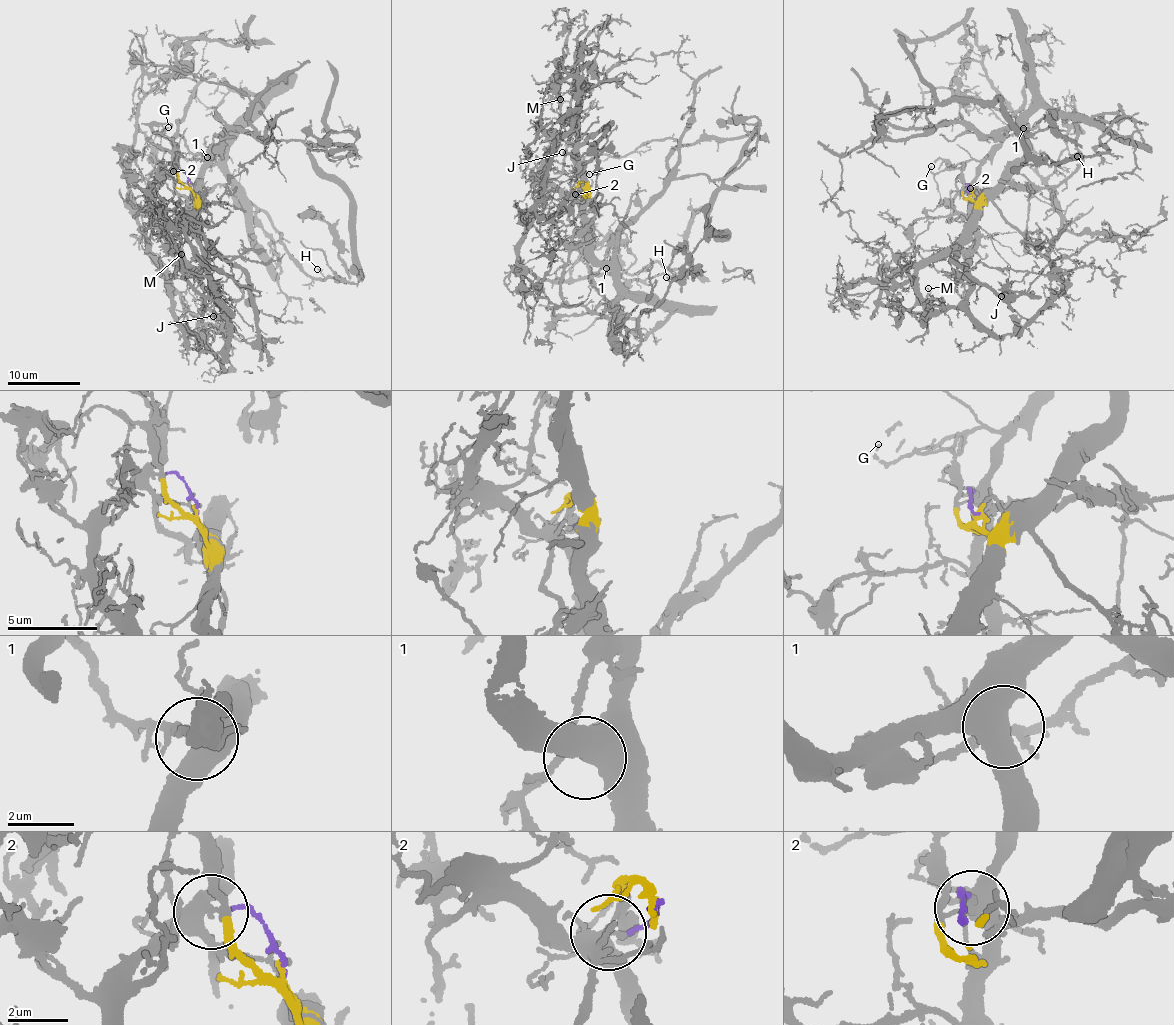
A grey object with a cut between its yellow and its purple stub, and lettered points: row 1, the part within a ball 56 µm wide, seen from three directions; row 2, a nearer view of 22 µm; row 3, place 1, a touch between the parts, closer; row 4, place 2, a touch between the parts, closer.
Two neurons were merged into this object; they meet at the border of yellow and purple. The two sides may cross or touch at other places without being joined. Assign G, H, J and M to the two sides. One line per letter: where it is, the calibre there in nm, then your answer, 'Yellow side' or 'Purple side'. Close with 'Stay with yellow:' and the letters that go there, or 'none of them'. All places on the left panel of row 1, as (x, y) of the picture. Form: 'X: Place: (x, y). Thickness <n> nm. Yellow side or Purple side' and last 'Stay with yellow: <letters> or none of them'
G: Place: (168, 127). Thickness 140 nm. Yellow side
H: Place: (317, 269). Thickness 130 nm. Yellow side
J: Place: (213, 316). Thickness 360 nm. Yellow side
M: Place: (181, 254). Thickness 90 nm. Purple side
Stay with yellow: G, H, J

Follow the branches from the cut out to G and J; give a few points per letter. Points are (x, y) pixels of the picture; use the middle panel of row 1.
G: (587, 190), (579, 182), (582, 196), (587, 182), (580, 175), (584, 172), (589, 175)
J: (587, 190), (575, 155), (610, 123), (596, 143), (579, 158), (562, 151)

